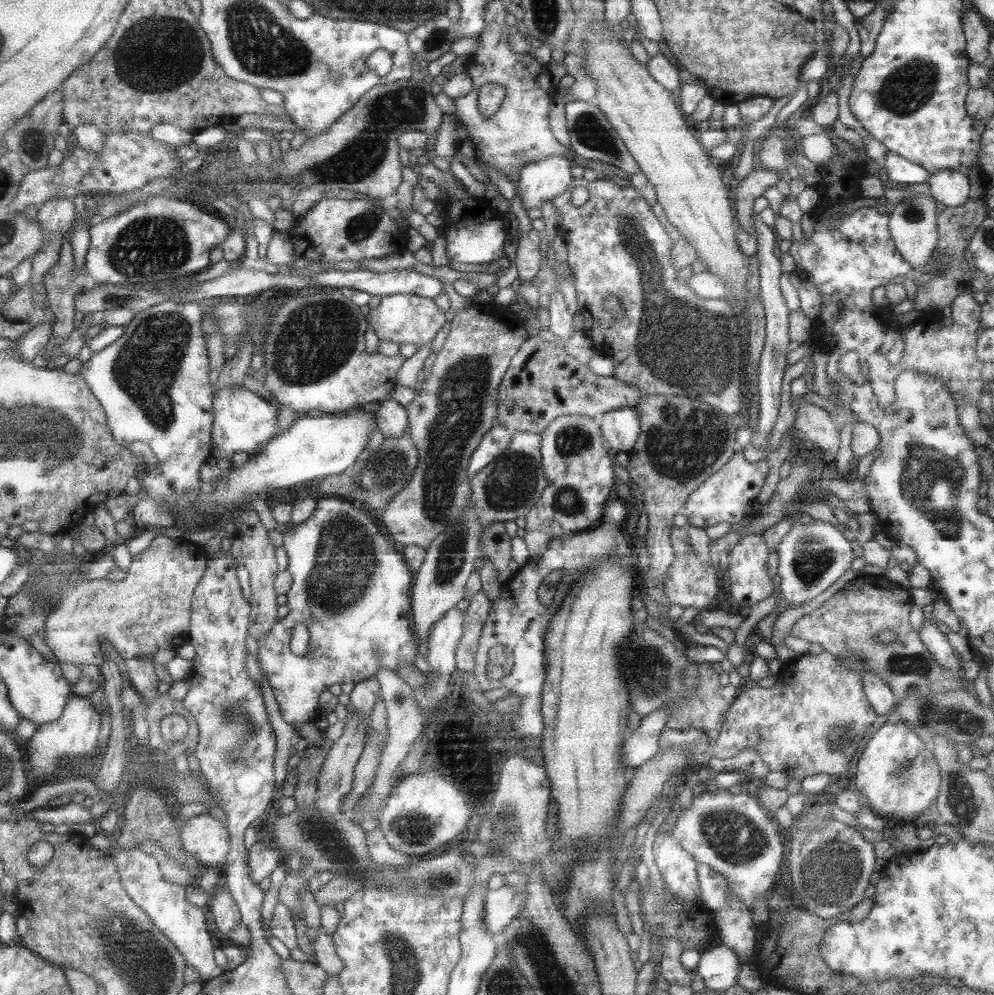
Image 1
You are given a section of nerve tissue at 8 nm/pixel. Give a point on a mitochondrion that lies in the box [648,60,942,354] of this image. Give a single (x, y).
(912, 211)

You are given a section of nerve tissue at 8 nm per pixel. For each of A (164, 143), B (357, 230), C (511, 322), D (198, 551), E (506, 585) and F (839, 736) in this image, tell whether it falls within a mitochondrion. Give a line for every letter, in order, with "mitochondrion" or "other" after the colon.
A: other
B: mitochondrion
C: other
D: other
E: other
F: mitochondrion

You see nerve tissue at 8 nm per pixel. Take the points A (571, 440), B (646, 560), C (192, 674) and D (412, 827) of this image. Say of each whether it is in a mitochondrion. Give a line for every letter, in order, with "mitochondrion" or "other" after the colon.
A: mitochondrion
B: other
C: other
D: mitochondrion

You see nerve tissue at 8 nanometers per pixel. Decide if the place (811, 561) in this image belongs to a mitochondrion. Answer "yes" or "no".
yes

